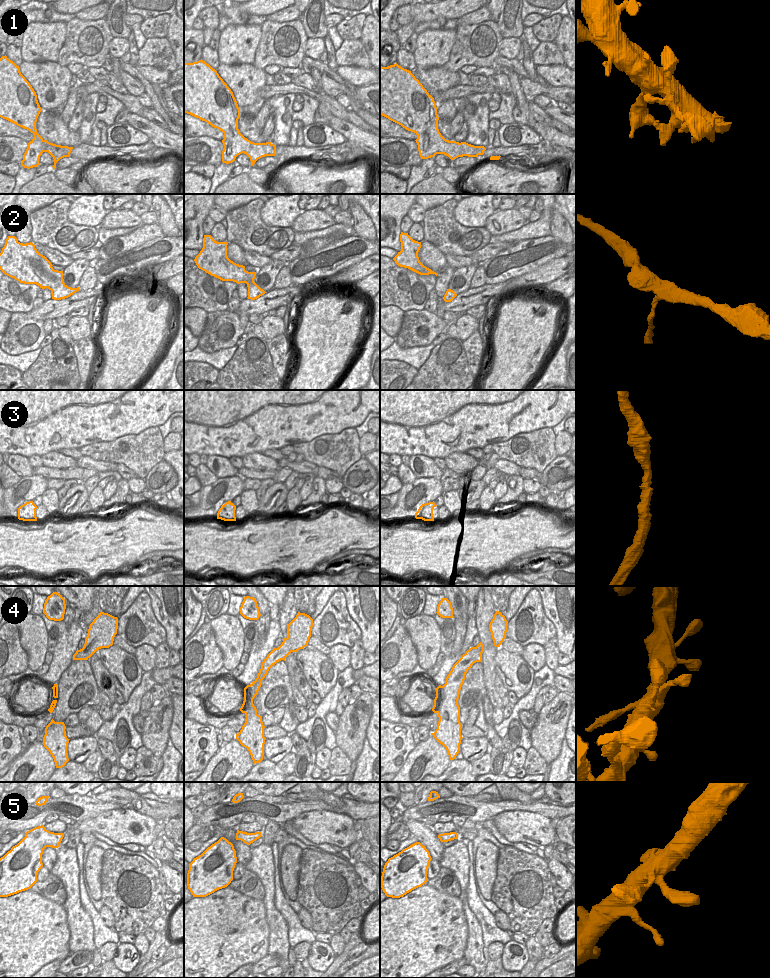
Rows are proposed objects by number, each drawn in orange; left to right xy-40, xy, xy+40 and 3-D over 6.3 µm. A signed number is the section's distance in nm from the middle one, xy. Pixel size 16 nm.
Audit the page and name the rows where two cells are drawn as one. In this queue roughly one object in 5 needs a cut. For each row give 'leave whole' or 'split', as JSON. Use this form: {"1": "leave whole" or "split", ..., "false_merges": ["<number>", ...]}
{"1": "leave whole", "2": "leave whole", "3": "leave whole", "4": "leave whole", "5": "leave whole", "false_merges": []}

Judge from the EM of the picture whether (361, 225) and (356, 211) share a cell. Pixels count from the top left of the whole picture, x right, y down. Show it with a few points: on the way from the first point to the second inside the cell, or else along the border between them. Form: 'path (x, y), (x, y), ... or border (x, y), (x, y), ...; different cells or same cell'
path (361, 222), (358, 214); same cell

